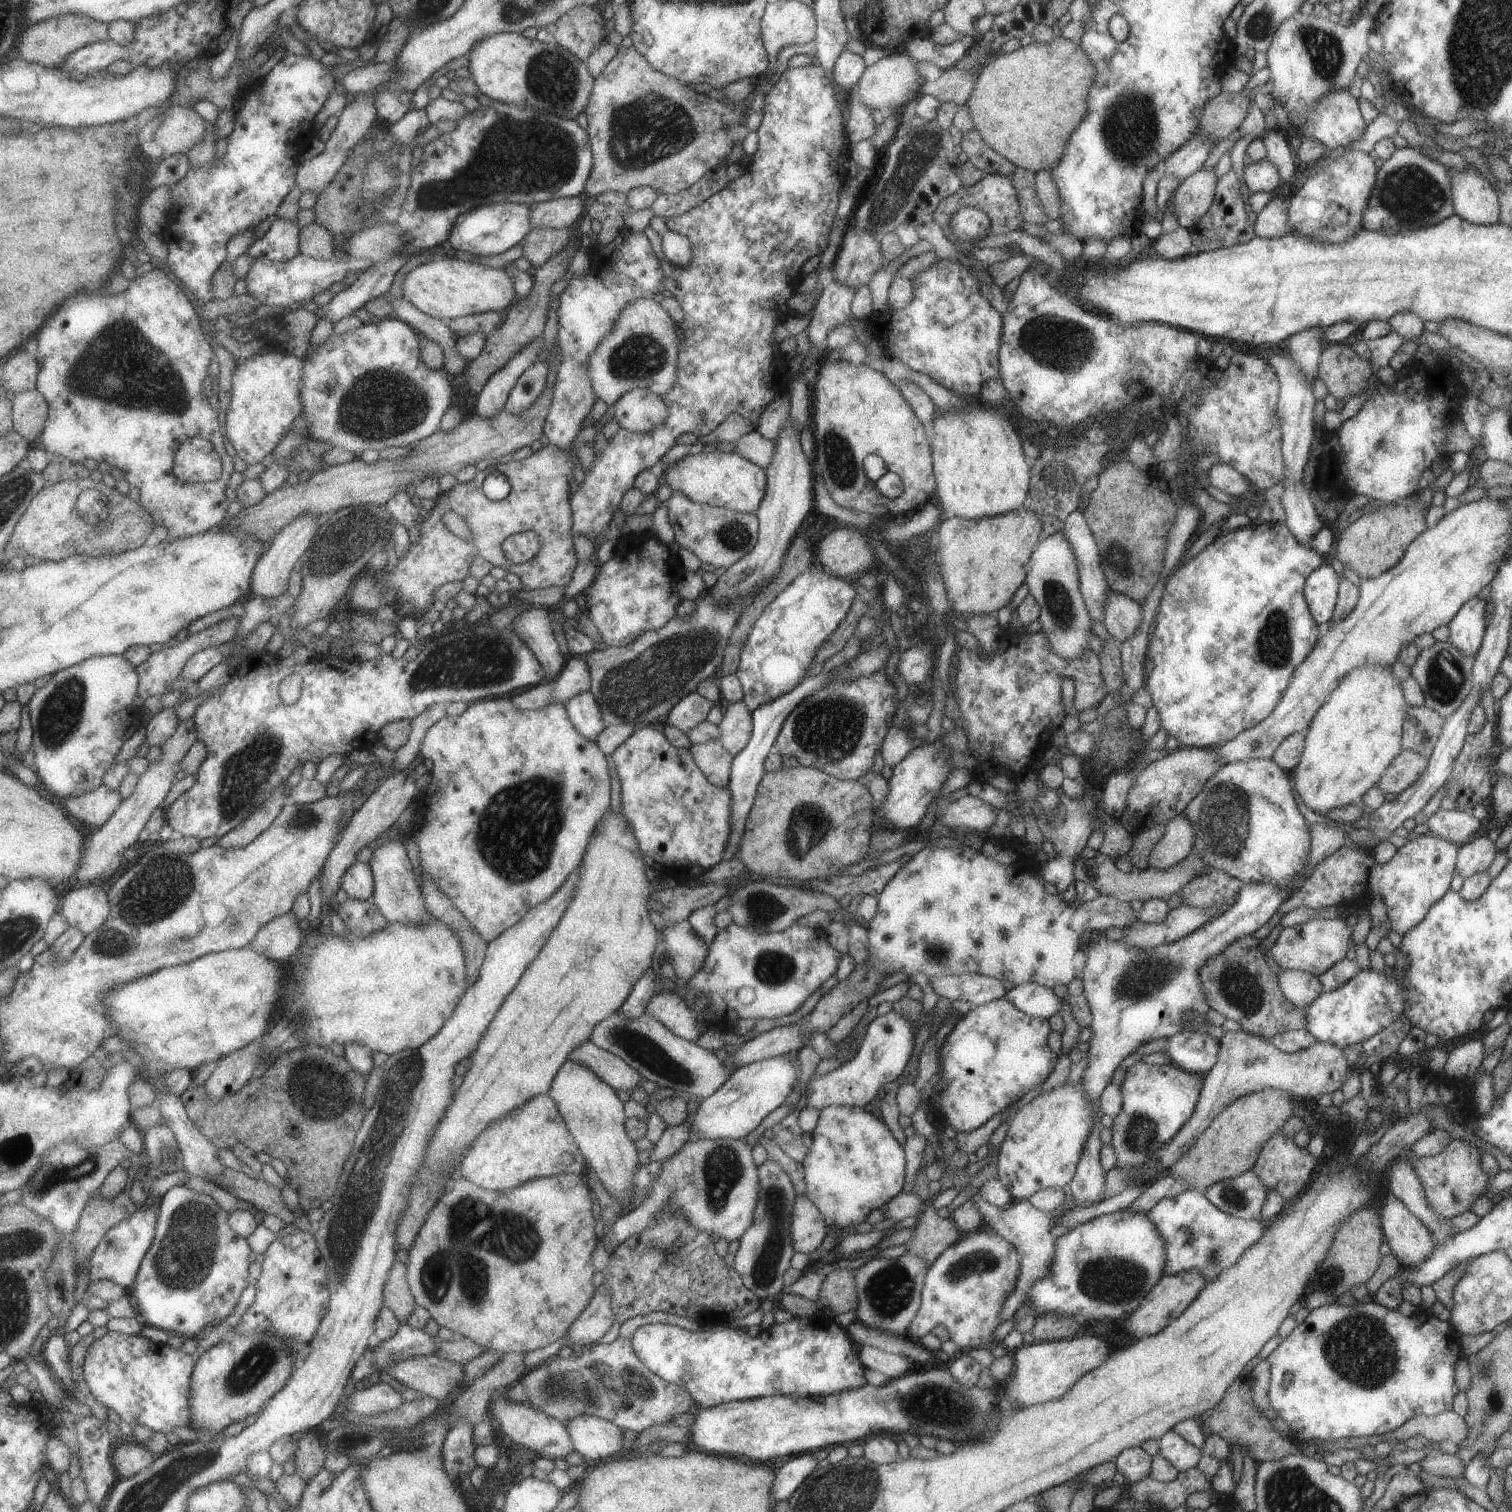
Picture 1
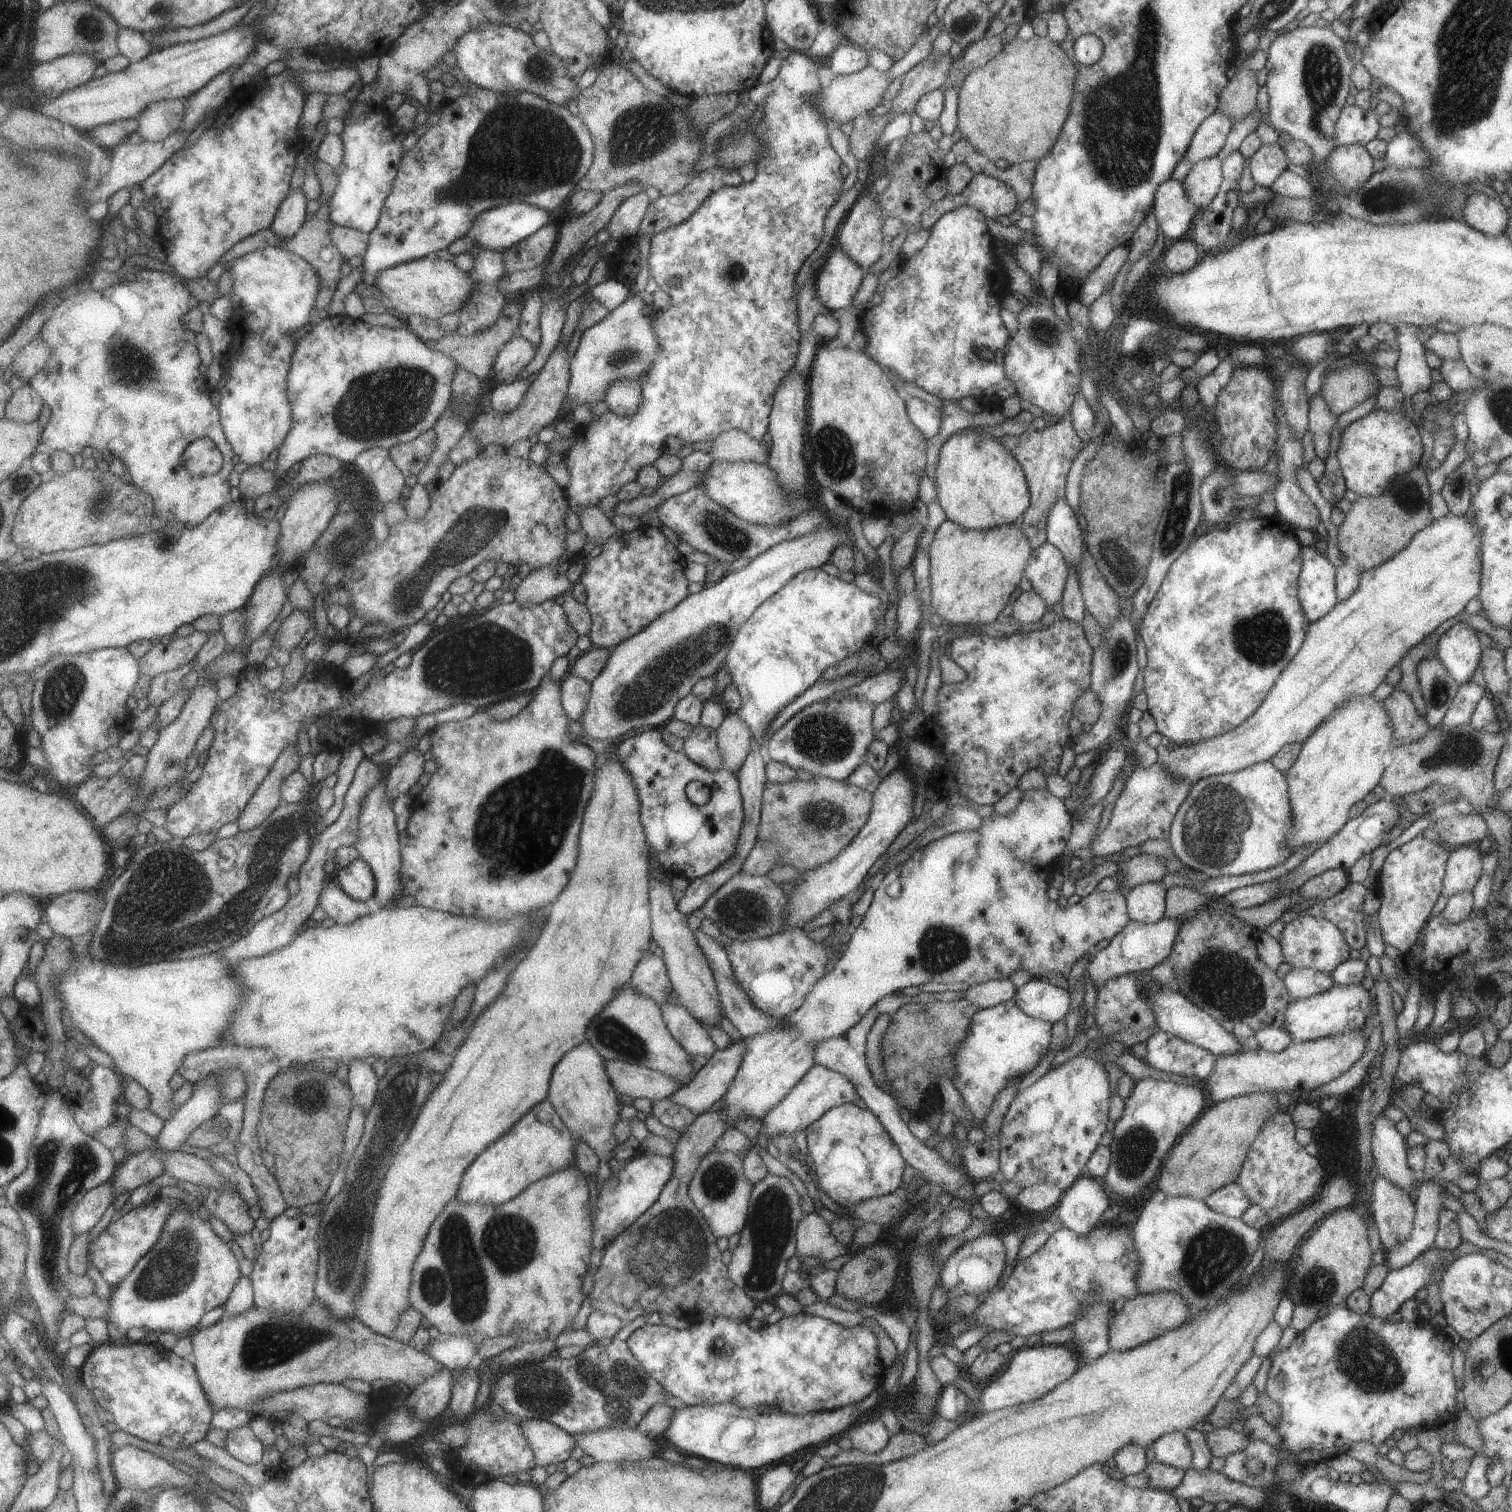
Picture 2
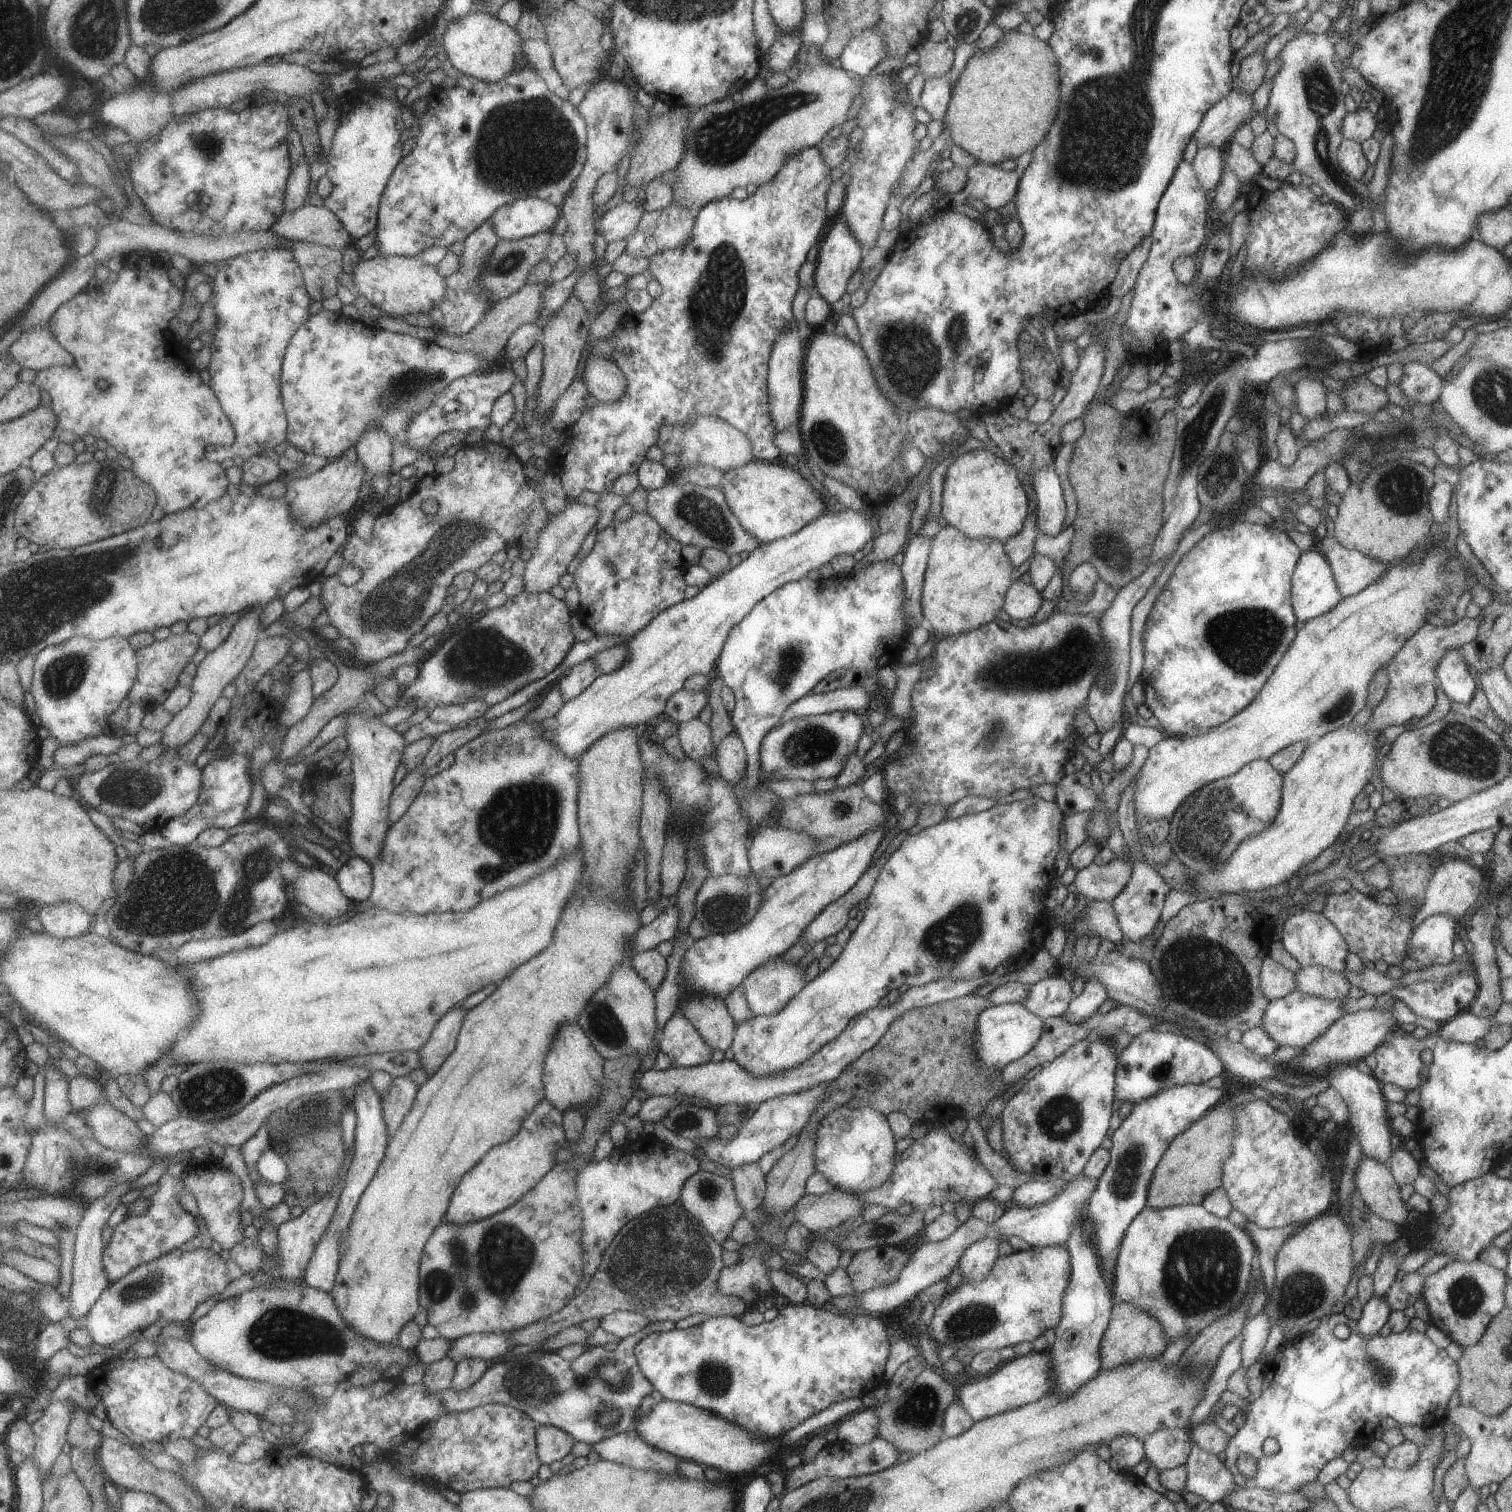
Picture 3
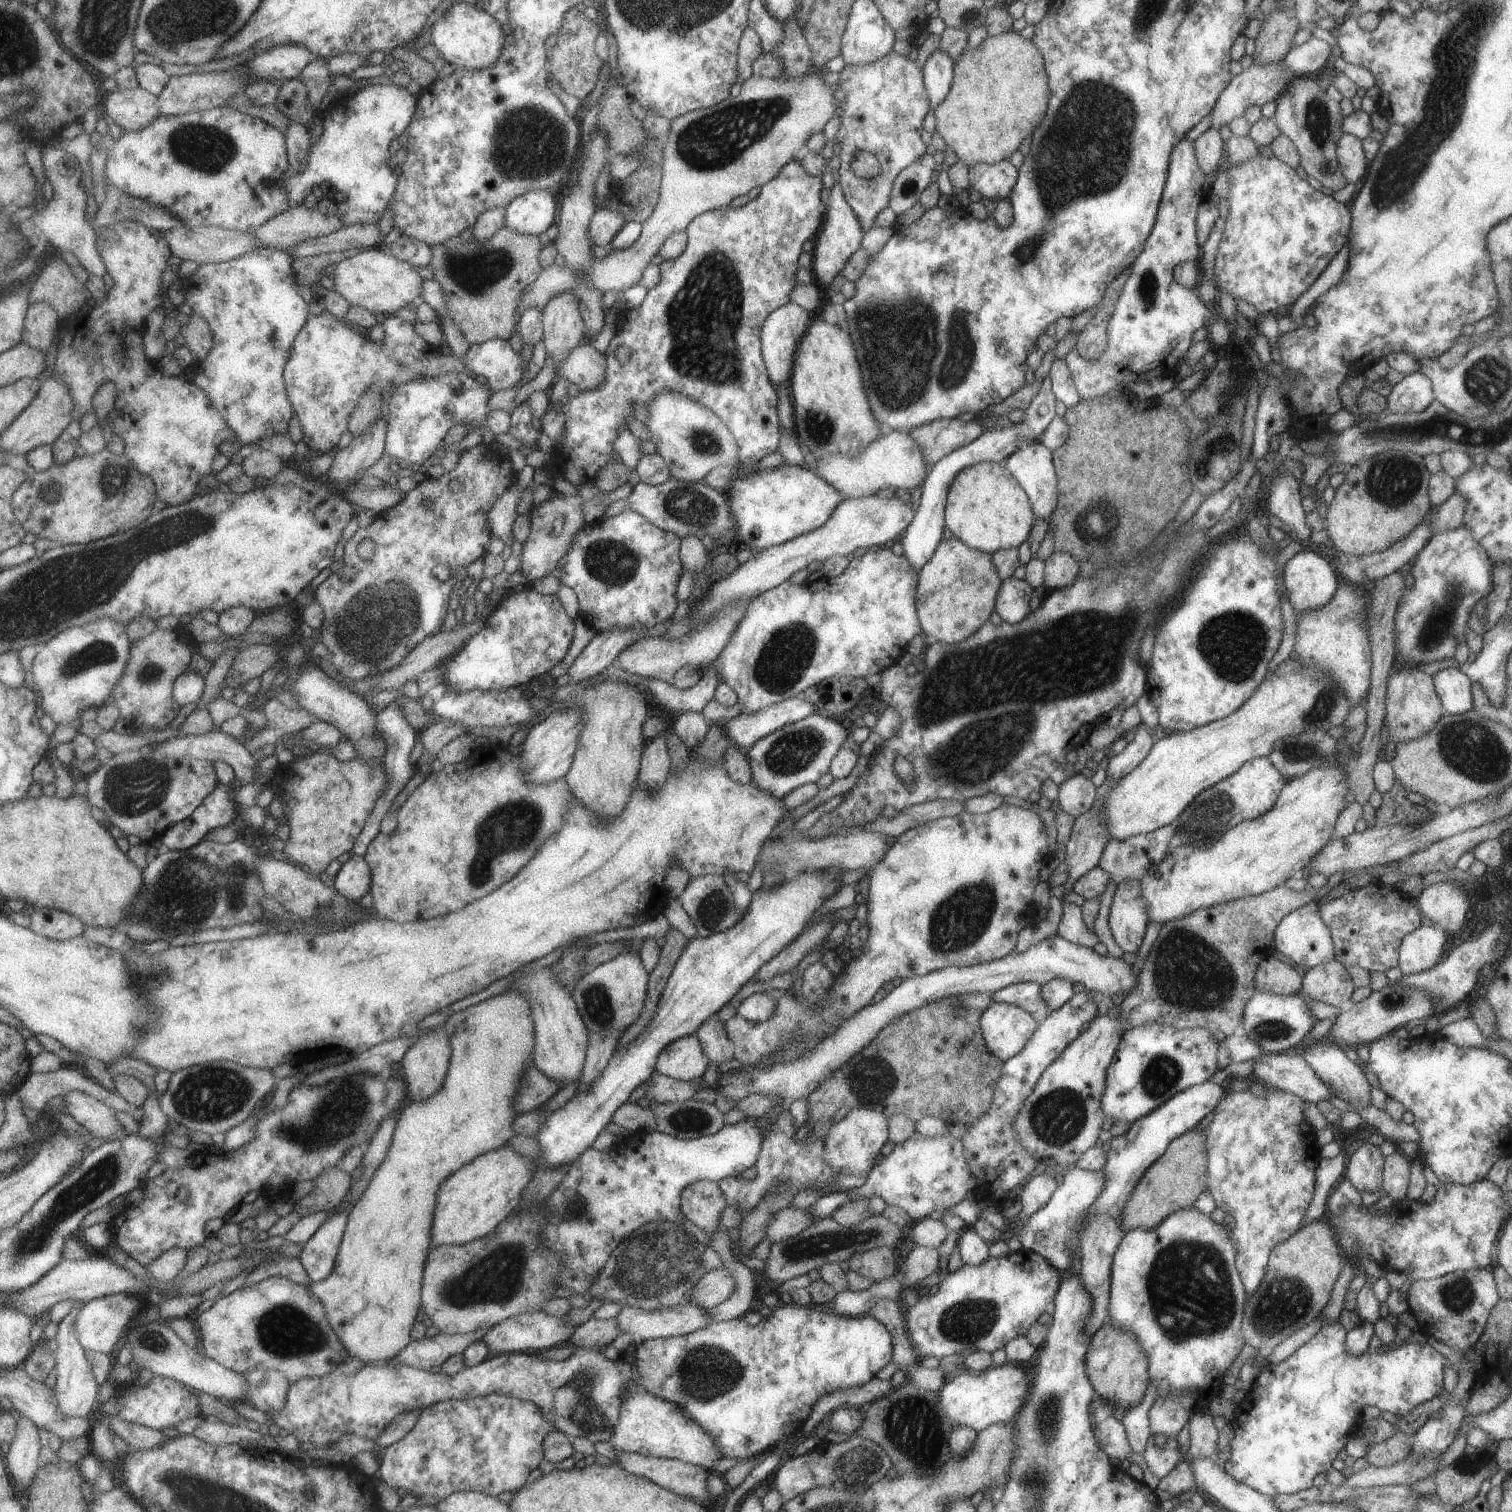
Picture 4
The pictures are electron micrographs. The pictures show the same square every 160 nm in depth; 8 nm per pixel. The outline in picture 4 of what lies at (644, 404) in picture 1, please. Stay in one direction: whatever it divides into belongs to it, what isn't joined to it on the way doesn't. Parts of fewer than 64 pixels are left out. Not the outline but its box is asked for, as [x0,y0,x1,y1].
[556,342,607,390]

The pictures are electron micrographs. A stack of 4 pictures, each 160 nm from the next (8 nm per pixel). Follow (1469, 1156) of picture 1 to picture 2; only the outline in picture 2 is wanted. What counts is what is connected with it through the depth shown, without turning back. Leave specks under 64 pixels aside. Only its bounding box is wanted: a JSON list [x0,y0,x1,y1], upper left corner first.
[1381,1177,1443,1273]

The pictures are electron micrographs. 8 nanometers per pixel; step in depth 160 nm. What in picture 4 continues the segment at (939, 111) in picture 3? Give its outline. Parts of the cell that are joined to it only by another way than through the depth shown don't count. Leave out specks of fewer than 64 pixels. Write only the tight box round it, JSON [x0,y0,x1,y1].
[922,49,954,110]

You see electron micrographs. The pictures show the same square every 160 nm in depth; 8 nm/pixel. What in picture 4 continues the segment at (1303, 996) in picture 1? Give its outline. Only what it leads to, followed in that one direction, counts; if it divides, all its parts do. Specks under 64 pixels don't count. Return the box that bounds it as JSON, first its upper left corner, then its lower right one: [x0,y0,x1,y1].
[1301,960,1354,1007]

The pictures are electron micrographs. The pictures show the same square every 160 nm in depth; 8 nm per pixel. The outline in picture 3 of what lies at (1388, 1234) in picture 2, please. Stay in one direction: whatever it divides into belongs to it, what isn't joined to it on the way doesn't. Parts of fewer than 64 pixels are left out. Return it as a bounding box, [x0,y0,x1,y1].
[1354,1156,1409,1228]

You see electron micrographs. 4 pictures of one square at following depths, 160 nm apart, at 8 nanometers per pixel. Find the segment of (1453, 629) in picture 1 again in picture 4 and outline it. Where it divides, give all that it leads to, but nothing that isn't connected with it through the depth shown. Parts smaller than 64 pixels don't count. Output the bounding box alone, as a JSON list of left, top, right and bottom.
[1432,668,1473,714]

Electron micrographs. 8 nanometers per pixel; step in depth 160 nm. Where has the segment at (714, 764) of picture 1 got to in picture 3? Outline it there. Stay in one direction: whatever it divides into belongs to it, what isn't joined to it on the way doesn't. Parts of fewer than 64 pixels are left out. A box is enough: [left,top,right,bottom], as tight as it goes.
[676,717,711,761]

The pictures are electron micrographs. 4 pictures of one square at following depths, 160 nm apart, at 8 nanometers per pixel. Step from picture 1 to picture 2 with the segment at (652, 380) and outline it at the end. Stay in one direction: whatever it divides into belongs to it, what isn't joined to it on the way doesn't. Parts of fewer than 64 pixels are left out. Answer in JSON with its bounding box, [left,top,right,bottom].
[566,296,659,407]

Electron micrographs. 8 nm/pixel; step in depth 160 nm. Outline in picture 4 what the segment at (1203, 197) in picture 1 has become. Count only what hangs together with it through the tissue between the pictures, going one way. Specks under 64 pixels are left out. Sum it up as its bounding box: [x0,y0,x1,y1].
[1194,128,1224,175]

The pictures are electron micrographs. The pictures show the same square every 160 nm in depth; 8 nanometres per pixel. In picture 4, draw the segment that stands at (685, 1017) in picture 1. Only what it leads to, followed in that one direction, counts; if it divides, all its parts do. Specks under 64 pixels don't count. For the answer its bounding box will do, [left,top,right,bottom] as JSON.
[654,1033,708,1081]

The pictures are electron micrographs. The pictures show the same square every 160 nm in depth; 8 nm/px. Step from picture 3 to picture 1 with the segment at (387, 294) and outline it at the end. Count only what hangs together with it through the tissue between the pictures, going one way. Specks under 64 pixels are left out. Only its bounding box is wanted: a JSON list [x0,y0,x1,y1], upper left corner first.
[402,255,515,320]

